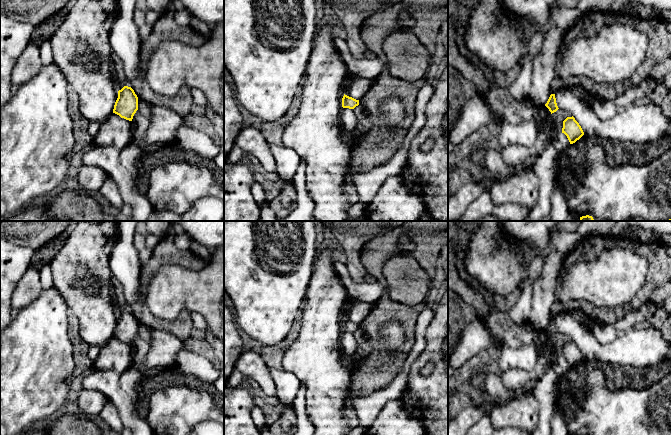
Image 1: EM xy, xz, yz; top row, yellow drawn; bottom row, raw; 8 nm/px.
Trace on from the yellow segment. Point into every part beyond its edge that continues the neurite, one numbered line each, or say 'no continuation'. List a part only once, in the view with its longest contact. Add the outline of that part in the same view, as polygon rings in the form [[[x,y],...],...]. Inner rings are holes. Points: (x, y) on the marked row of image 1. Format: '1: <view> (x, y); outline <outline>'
no continuation

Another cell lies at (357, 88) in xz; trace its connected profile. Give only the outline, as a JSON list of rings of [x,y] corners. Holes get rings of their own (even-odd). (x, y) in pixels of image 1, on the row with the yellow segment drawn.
[[[365,78],[353,79],[345,87],[345,95],[352,97],[356,100],[360,100],[370,90],[371,85],[372,85],[372,80],[365,79]]]

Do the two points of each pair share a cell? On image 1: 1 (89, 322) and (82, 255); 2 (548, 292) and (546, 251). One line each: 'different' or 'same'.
1: same
2: same

